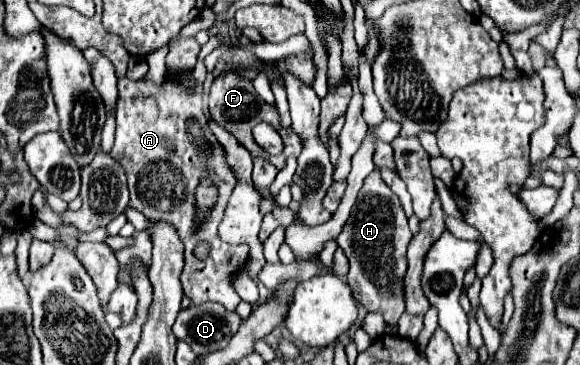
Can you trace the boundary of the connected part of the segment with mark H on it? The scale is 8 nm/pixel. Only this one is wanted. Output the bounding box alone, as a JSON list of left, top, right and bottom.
[338,169,412,323]

